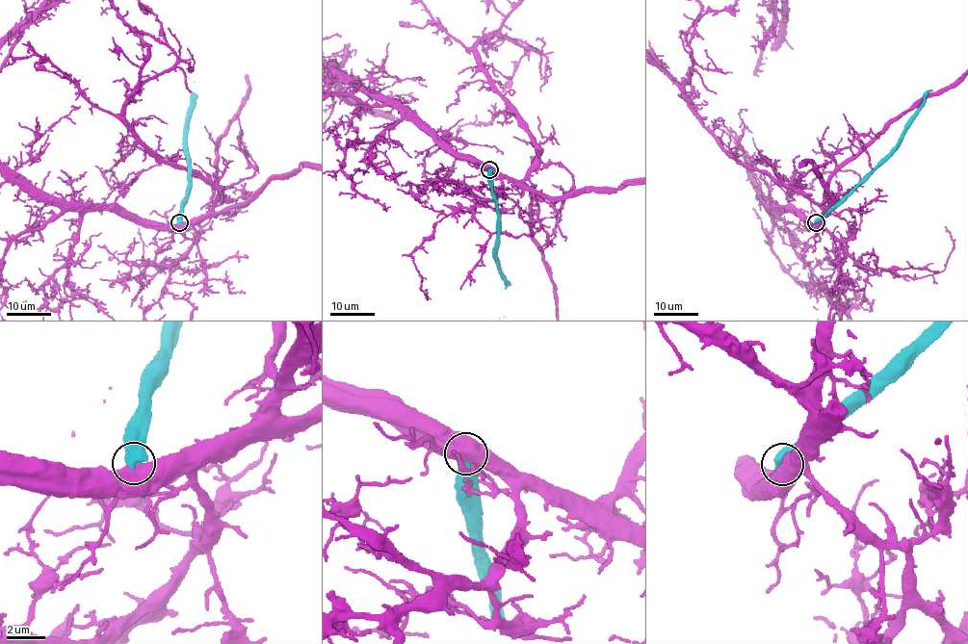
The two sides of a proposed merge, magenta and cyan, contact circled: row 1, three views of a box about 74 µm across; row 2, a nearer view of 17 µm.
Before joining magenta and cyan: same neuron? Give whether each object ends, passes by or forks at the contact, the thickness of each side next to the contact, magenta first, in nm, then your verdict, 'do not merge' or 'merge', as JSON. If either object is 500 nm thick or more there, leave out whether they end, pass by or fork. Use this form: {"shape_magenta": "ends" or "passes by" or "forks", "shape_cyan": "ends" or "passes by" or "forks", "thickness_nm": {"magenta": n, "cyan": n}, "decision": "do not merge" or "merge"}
{"thickness_nm": {"magenta": 800, "cyan": 800}, "decision": "do not merge"}

